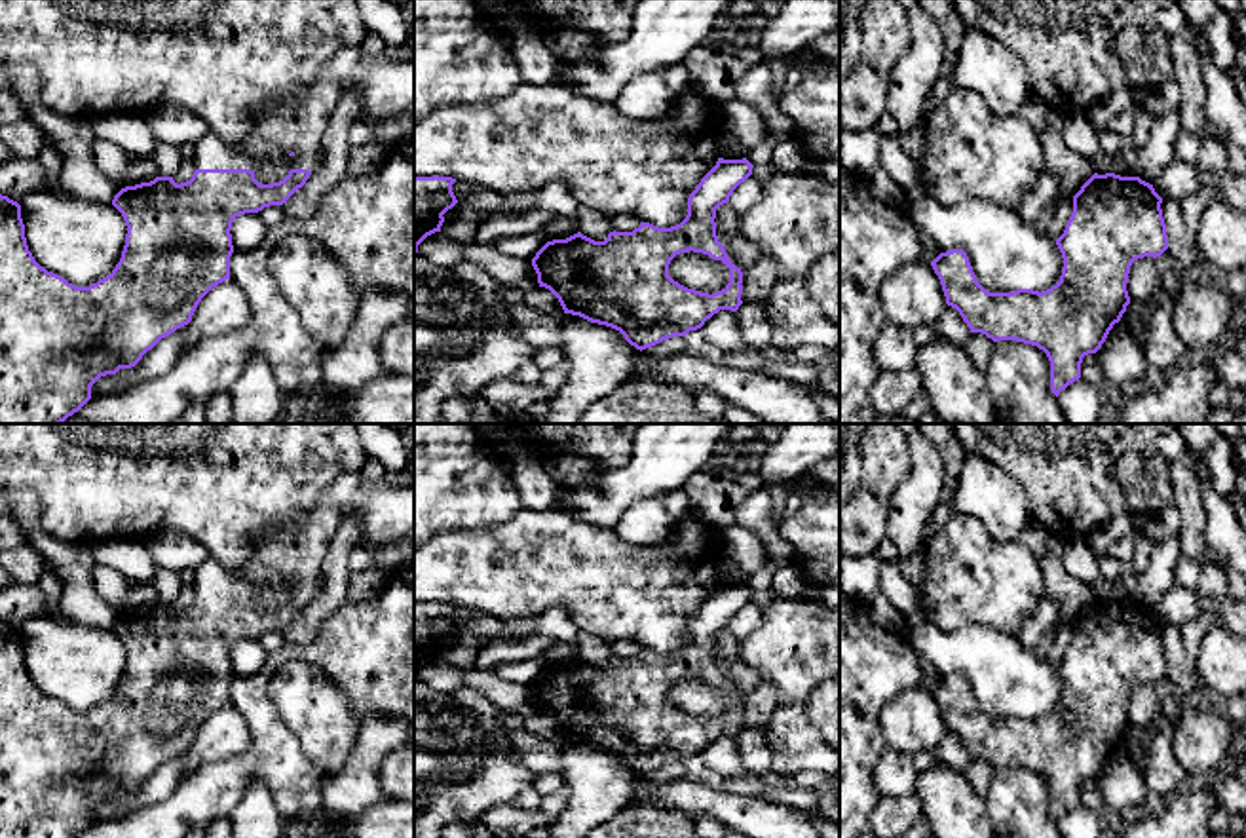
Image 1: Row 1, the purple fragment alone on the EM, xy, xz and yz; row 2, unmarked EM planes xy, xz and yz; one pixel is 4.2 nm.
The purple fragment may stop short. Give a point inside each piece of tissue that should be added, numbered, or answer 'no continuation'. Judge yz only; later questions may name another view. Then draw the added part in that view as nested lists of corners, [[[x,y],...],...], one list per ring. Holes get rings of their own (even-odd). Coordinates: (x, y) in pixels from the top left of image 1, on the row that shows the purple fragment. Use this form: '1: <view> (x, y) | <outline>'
no continuation

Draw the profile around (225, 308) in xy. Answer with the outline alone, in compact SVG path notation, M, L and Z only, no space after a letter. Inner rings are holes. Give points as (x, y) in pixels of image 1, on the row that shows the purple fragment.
M232 279L218 283L198 304L182 352L192 350L198 342L241 331L249 317L249 300L239 285Z

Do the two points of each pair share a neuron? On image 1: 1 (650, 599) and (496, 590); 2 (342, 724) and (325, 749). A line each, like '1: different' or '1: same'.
1: same
2: same

